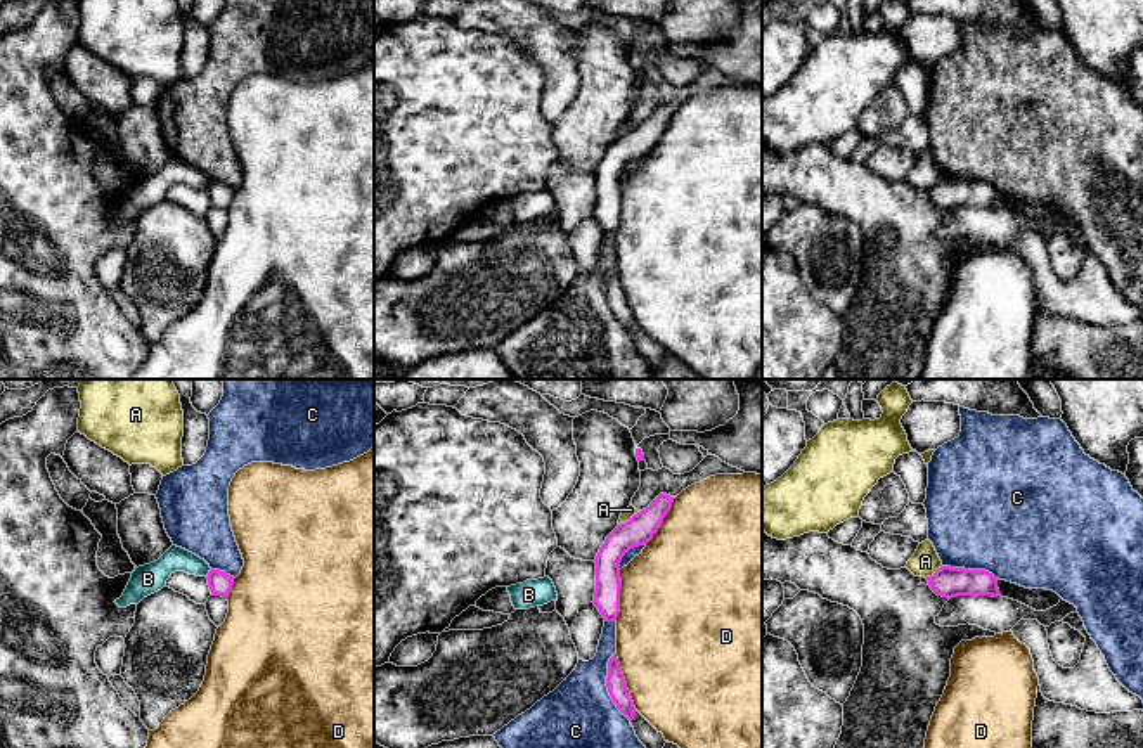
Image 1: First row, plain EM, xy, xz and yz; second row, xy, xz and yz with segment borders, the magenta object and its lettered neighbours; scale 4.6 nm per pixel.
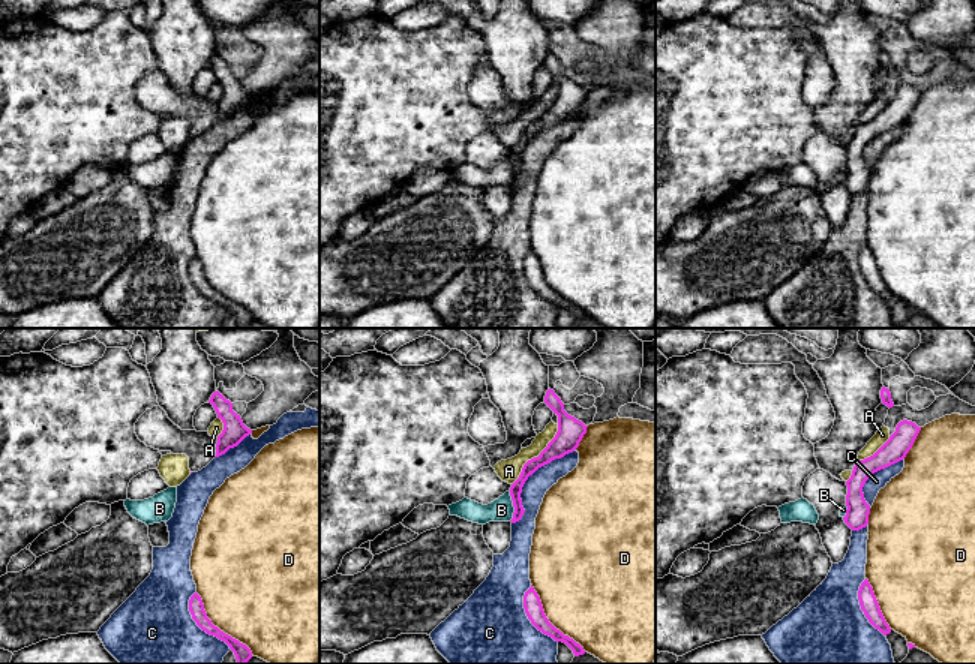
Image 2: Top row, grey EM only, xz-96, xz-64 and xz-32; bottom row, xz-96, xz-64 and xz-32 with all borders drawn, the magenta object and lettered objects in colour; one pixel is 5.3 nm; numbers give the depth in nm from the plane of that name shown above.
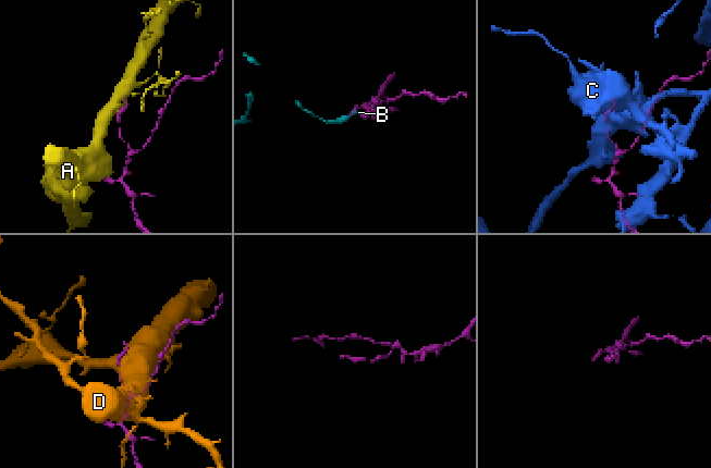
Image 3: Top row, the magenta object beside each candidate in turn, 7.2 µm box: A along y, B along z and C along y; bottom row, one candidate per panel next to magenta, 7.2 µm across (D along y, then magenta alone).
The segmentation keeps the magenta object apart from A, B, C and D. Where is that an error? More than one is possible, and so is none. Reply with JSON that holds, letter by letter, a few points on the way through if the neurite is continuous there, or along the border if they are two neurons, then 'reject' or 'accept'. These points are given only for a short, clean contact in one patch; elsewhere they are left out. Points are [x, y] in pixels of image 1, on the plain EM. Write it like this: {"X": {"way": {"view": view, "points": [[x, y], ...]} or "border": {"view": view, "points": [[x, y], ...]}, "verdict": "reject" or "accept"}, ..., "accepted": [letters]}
{"A": {"verdict": "reject"}, "B": {"border": {"view": "xy", "points": [[210, 180], [206, 189]]}, "verdict": "reject"}, "C": {"verdict": "reject"}, "D": {"verdict": "reject"}, "accepted": []}

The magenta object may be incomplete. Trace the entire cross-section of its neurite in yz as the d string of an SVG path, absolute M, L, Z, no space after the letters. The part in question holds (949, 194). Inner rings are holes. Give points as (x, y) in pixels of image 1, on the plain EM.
M940 178L927 192L937 208L947 211L958 208L999 208L998 190L985 182Z

